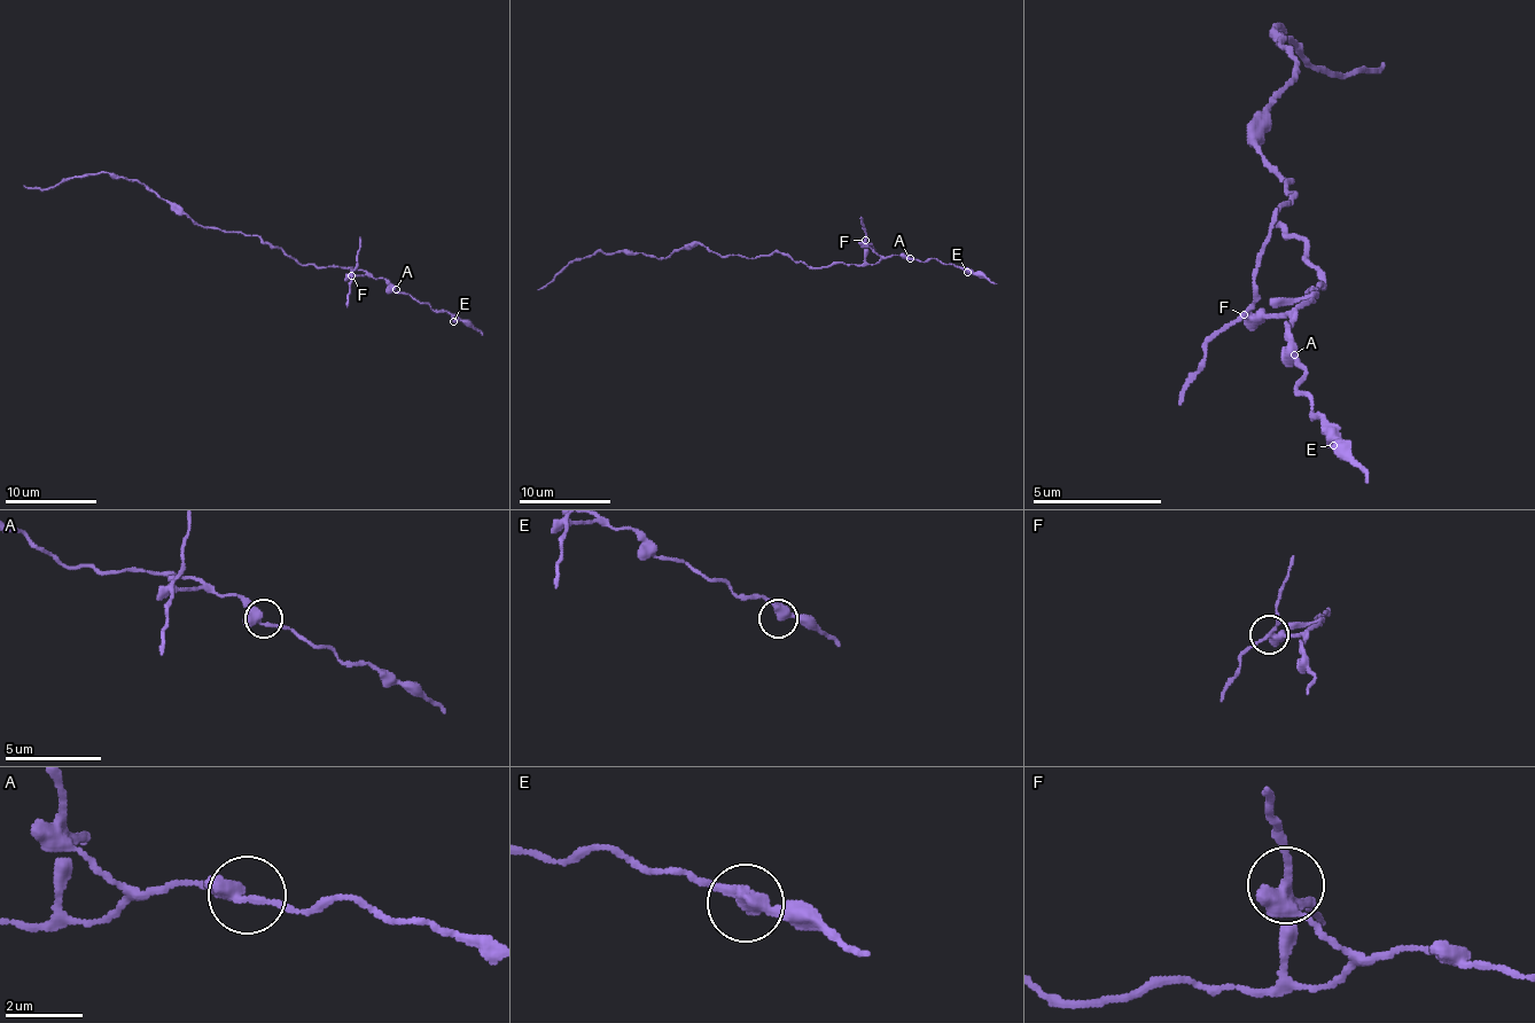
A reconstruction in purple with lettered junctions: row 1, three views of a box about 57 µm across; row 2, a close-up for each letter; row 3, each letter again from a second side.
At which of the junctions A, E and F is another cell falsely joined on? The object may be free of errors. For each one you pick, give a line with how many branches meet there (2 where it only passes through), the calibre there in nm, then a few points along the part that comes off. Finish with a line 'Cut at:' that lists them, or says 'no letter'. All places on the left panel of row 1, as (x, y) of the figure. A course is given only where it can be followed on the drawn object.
F: branches 4; calibre 340 nm; course (352, 275), (361, 236)
Cut at: F

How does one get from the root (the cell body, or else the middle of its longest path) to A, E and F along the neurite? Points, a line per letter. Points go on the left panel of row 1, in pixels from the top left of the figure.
A: (256, 236), (265, 243), (279, 246), (302, 264), (364, 268), (375, 278), (384, 278), (396, 289)
E: (256, 236), (265, 243), (279, 246), (302, 264), (364, 268), (433, 310), (446, 312), (453, 321)
F: (256, 236), (265, 243), (279, 246), (302, 264), (343, 266), (350, 268), (352, 275)

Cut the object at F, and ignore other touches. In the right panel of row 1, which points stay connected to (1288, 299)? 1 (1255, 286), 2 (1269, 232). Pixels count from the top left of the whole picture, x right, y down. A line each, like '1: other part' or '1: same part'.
1: other part
2: other part

